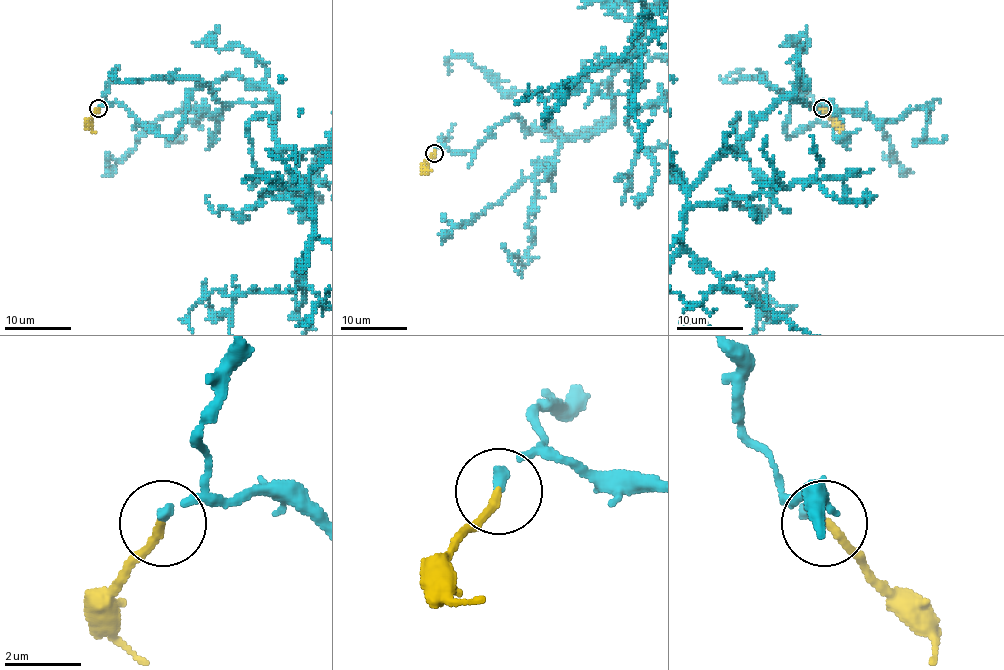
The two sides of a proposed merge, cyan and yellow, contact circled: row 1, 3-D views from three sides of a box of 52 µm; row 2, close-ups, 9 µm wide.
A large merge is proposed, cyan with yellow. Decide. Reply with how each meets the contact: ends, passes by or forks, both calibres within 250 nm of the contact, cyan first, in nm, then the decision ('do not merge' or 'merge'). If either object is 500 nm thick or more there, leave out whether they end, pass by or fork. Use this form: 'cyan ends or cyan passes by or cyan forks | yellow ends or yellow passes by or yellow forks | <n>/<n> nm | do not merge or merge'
cyan ends | yellow ends | 240/220 nm | merge

